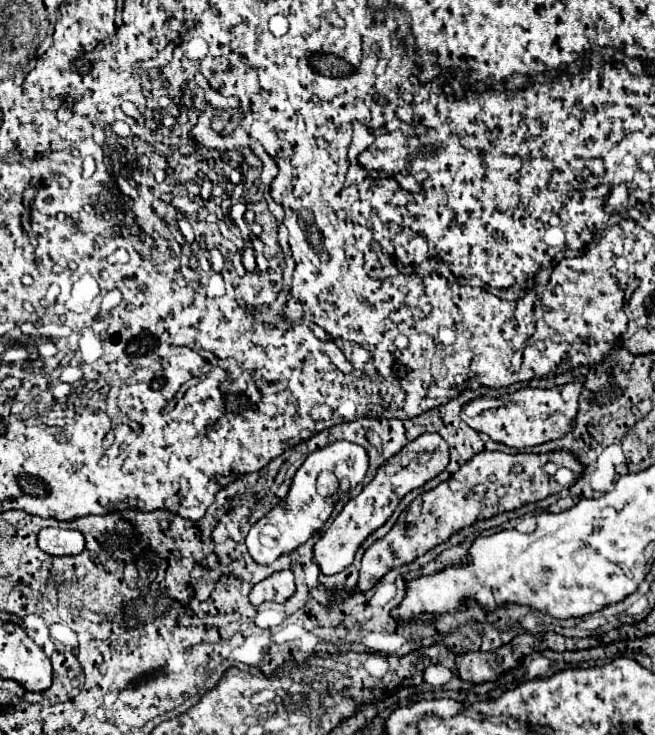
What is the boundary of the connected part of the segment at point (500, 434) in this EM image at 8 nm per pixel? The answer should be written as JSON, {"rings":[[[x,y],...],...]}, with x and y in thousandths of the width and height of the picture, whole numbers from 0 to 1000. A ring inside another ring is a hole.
{"rings":[[[878,514],[866,522],[844,528],[795,528],[765,541],[728,541],[707,555],[704,569],[728,588],[744,590],[750,599],[783,610],[820,607],[838,599],[850,599],[872,585],[872,574],[881,566],[884,536],[890,533],[893,514]]]}

